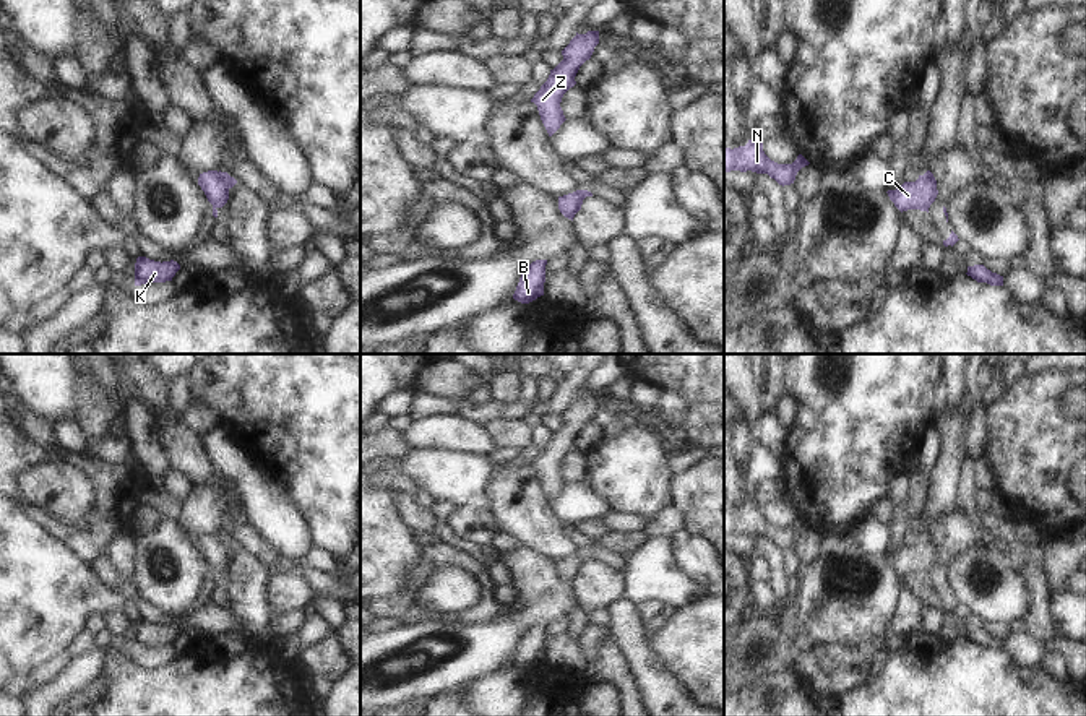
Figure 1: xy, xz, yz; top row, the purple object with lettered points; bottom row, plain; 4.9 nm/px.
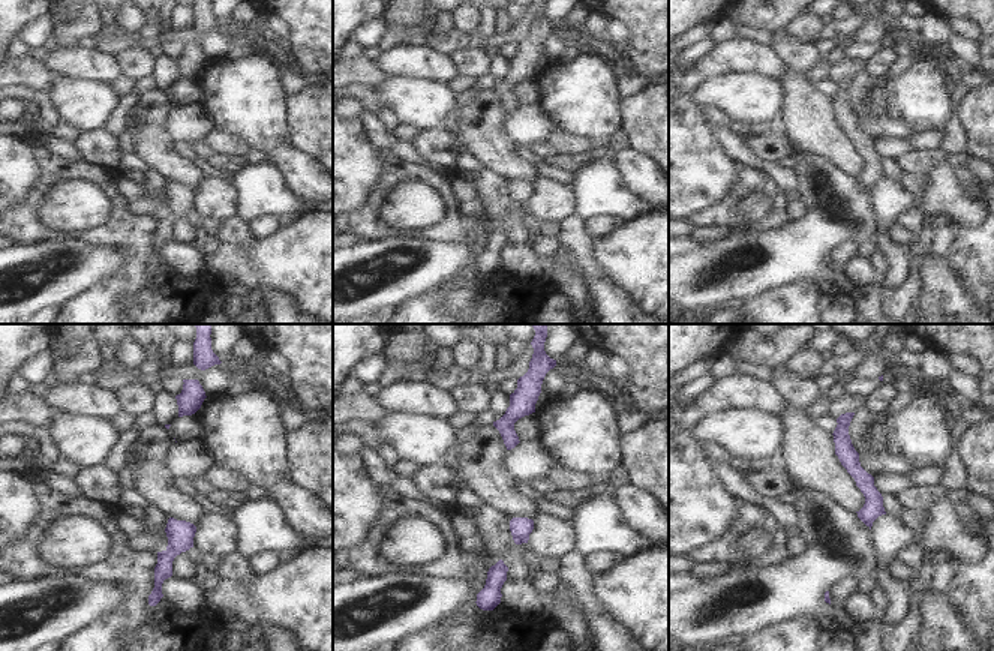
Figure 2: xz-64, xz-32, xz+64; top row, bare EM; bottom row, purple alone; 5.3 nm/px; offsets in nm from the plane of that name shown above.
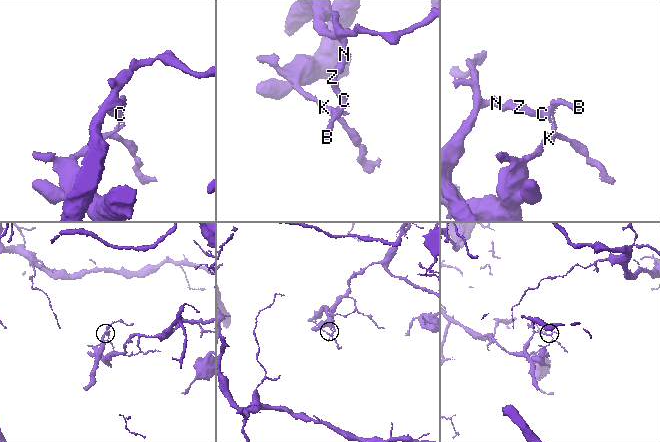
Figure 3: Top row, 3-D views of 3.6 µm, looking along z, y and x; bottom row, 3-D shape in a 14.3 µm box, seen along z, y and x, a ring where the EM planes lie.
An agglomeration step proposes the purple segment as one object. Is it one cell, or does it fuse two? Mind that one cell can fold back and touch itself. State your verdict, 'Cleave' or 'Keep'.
Cleave

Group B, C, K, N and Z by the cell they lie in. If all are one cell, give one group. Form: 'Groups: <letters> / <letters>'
Groups: B C N Z / K

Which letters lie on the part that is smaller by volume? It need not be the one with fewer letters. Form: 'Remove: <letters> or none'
Remove: B, C, N, Z

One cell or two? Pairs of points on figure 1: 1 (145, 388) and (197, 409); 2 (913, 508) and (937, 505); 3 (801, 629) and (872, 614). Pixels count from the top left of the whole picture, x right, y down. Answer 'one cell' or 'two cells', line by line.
1: two cells
2: two cells
3: one cell

